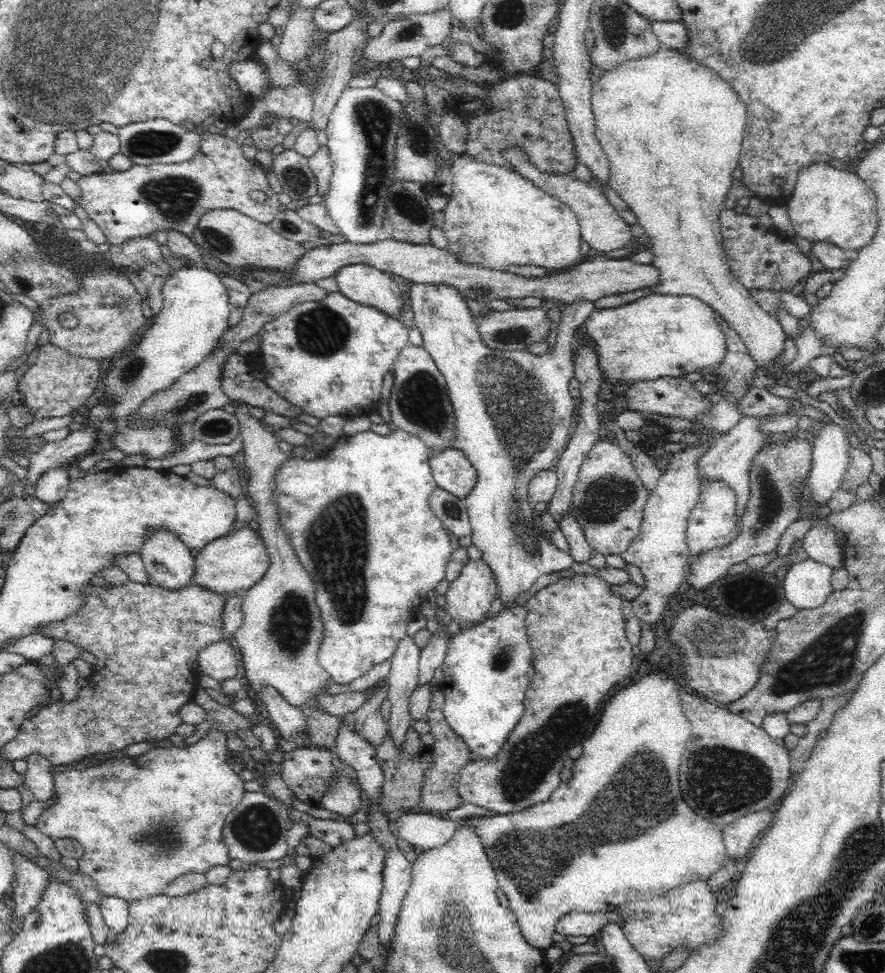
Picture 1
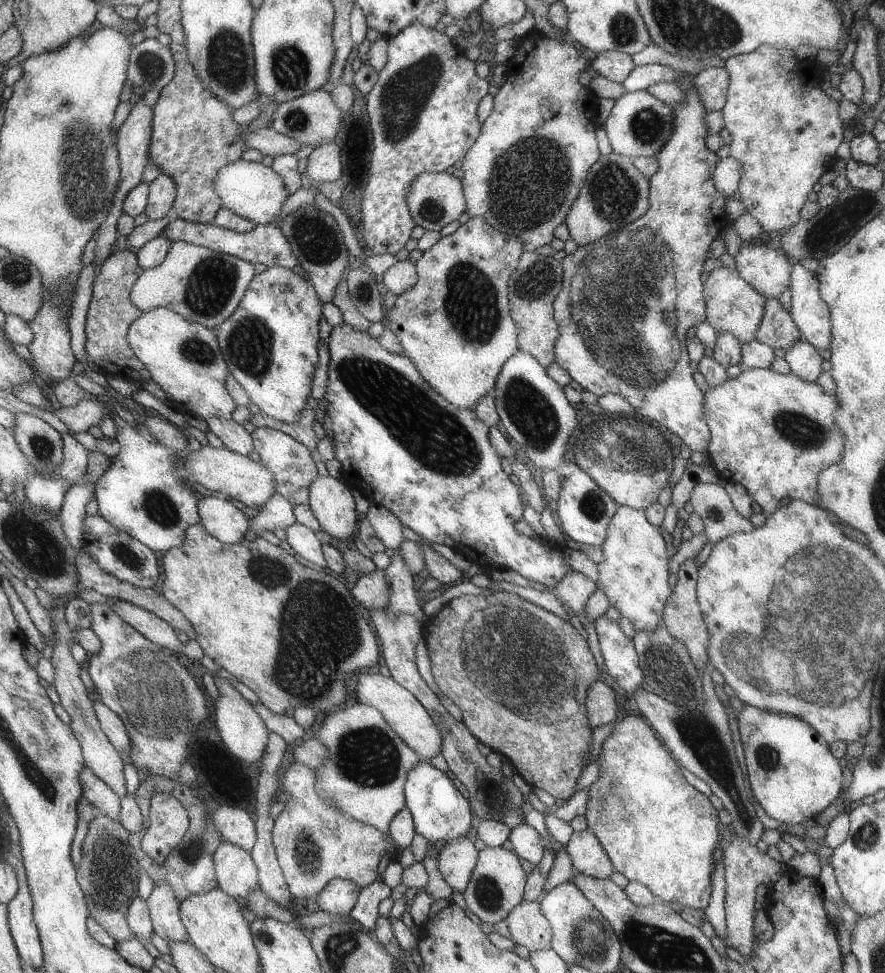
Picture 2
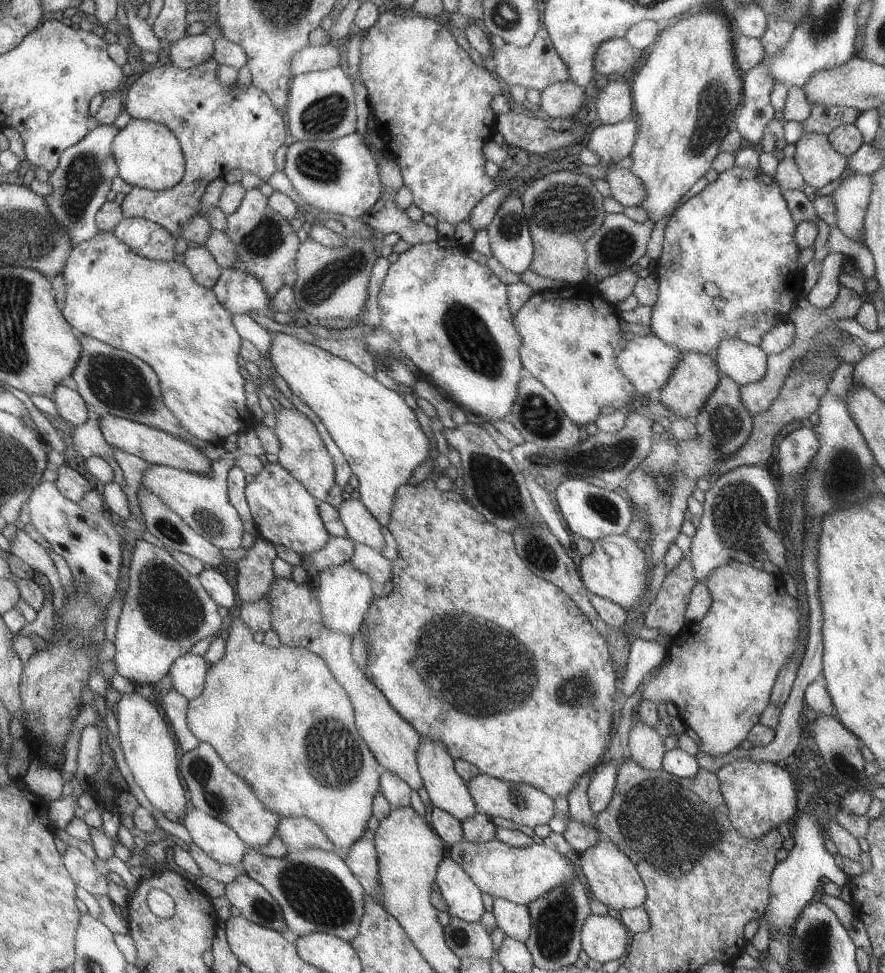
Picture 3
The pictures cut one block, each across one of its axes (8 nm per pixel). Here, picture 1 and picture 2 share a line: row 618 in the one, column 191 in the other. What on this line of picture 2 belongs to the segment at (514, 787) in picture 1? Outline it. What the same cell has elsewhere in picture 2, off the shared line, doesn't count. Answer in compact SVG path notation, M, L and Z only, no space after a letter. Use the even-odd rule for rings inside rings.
M202 523L195 524L190 527L187 532L187 539L179 547L166 551L162 558L162 568L164 568L164 574L167 576L163 581L164 590L162 593L168 599L168 602L180 609L192 623L197 634L196 639L202 645L204 654L215 660L232 676L238 678L238 681L246 684L250 690L258 695L259 702L274 714L284 715L284 710L295 709L297 706L309 706L314 709L316 714L323 712L323 716L333 713L334 706L338 706L340 702L346 702L344 700L346 698L346 692L344 692L346 674L354 674L356 670L374 666L379 661L382 648L379 647L379 642L376 639L378 633L369 618L370 612L355 601L355 597L344 586L344 582L340 582L328 570L318 572L318 570L312 570L312 568L304 568L301 563L296 564L296 558L292 554L288 554L286 550L282 550L279 546L272 545L264 538L257 536L252 542L244 539L236 544L226 544L212 536Z

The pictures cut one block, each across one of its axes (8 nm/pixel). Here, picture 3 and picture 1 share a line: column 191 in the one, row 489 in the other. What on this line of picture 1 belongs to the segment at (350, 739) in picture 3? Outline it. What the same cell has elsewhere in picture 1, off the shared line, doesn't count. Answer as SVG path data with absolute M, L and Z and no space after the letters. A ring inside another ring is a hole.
M723 482L701 484L700 497L688 518L685 533L690 555L696 556L702 552L714 550L714 548L724 548L734 542L741 531L741 528L738 528L738 521L736 521L737 512L738 503L736 503L734 489L730 489Z

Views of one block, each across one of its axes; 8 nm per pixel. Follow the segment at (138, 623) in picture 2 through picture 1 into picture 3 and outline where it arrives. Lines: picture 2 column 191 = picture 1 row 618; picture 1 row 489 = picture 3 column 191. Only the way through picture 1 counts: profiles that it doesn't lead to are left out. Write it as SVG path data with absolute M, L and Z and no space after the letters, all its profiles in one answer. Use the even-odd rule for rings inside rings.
M189 653L177 659L171 668L173 688L189 701L201 696L206 686L208 664L203 657Z

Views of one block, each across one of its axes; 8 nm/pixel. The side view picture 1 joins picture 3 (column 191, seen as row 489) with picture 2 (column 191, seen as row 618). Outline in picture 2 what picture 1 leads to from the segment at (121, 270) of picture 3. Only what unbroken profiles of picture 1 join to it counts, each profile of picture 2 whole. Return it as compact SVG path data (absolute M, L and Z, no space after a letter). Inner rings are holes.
M159 307L143 312L131 325L128 340L135 357L146 366L151 379L162 387L174 409L205 421L214 416L231 419L237 405L226 389L229 369L214 330L188 321L170 308Z

